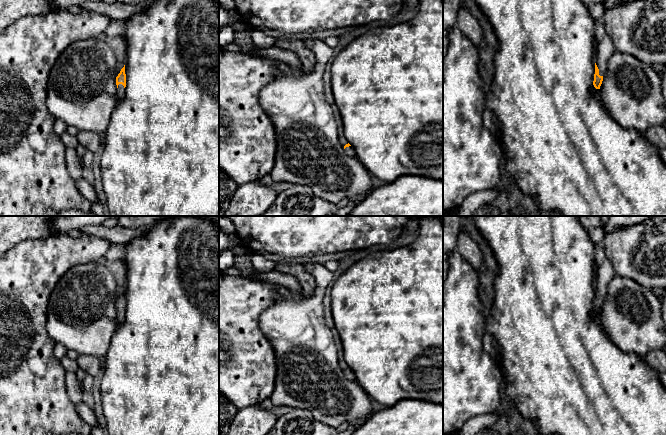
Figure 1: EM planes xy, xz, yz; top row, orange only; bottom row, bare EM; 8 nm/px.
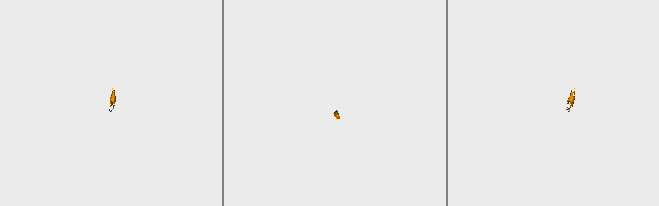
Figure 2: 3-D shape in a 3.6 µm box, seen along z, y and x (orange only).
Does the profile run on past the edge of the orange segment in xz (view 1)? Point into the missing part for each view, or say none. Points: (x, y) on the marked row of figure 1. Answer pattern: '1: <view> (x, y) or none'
1: xz (350, 151)

